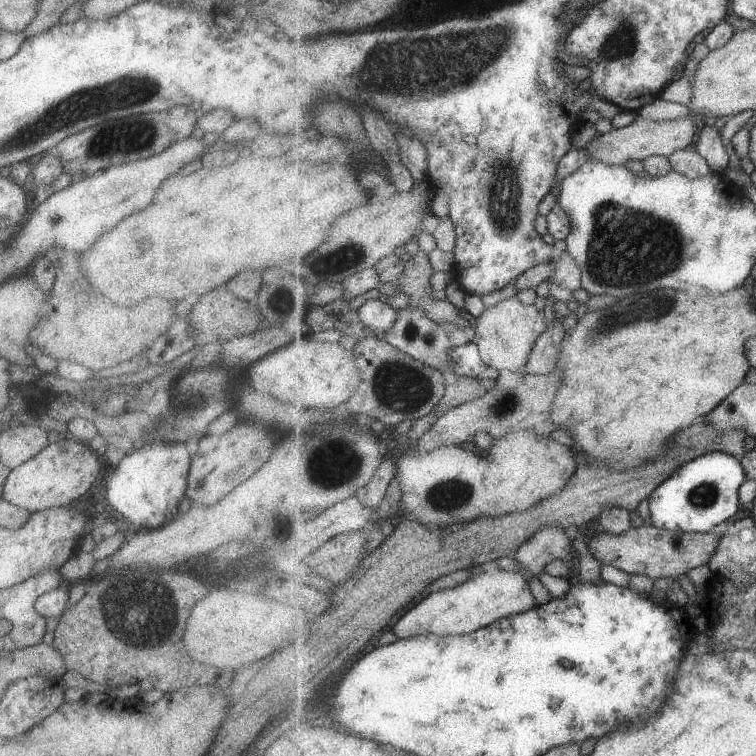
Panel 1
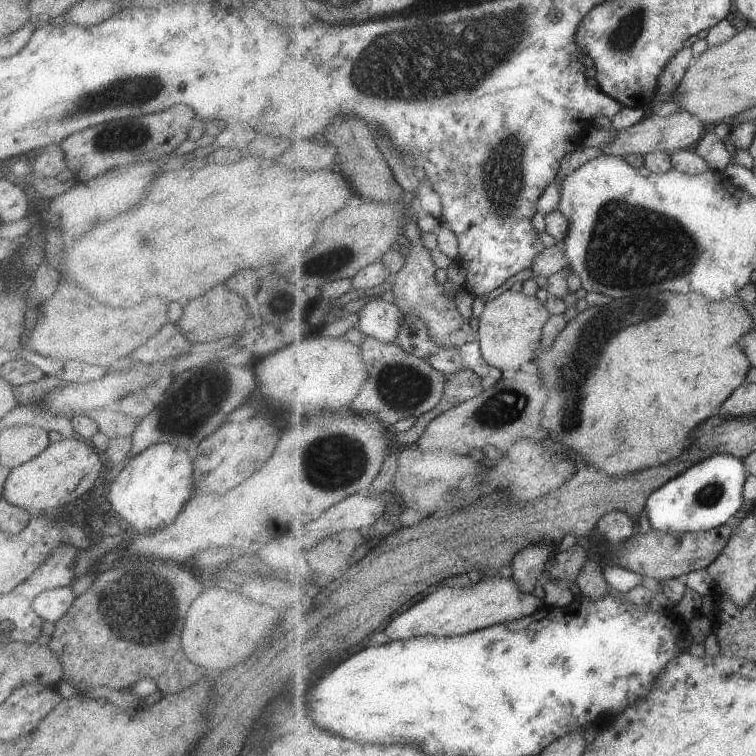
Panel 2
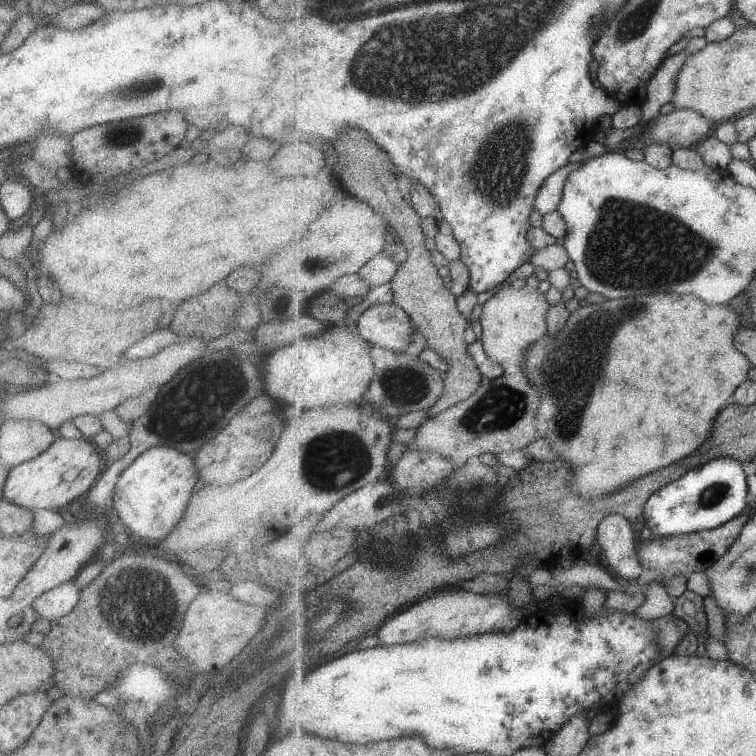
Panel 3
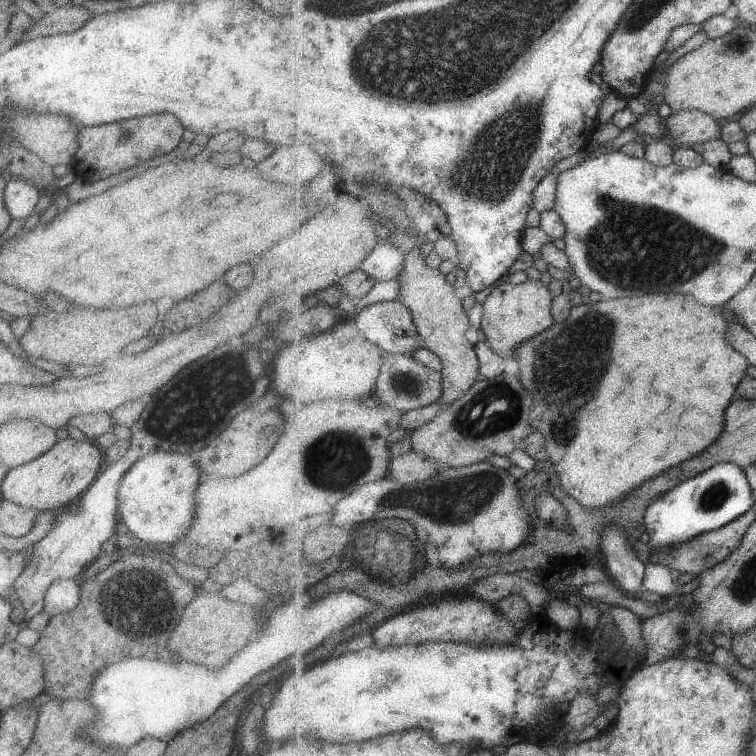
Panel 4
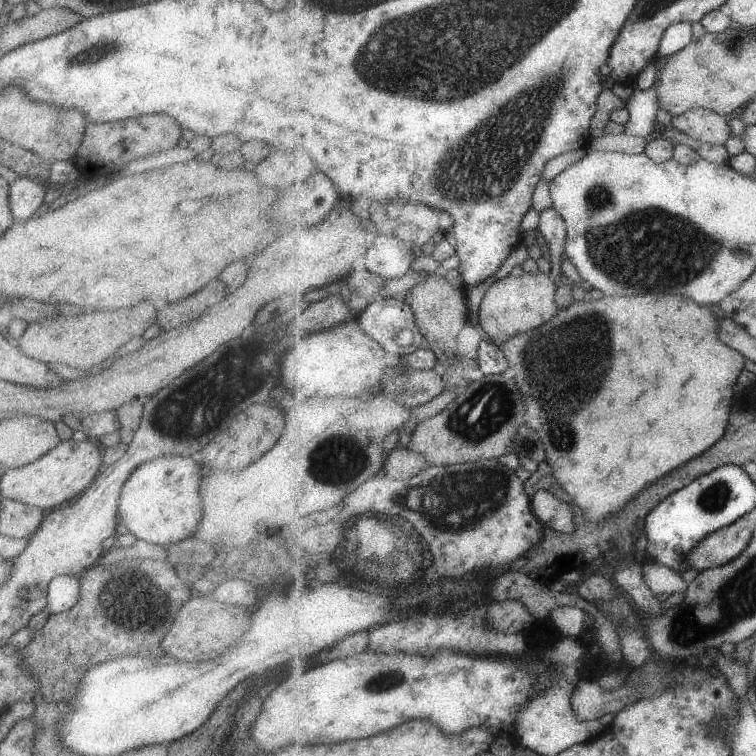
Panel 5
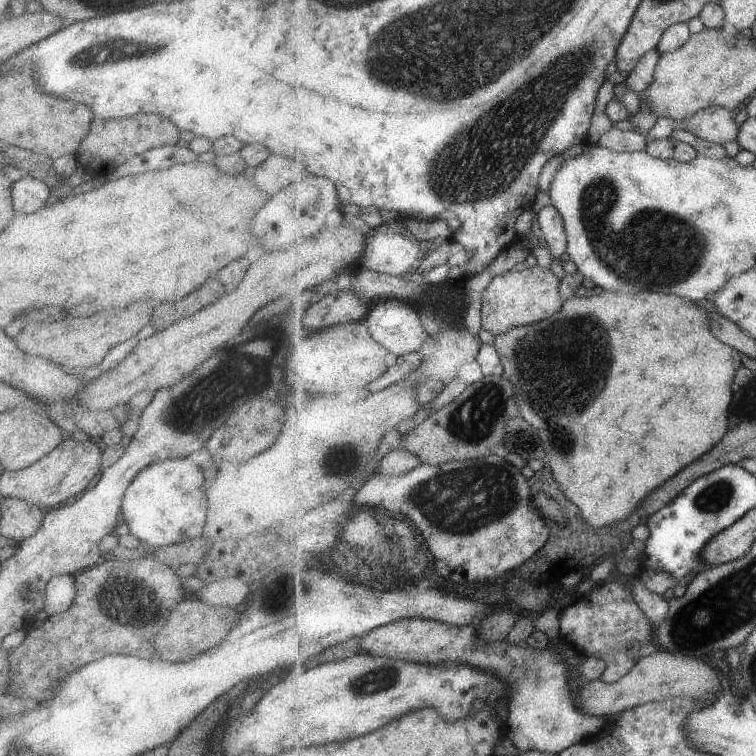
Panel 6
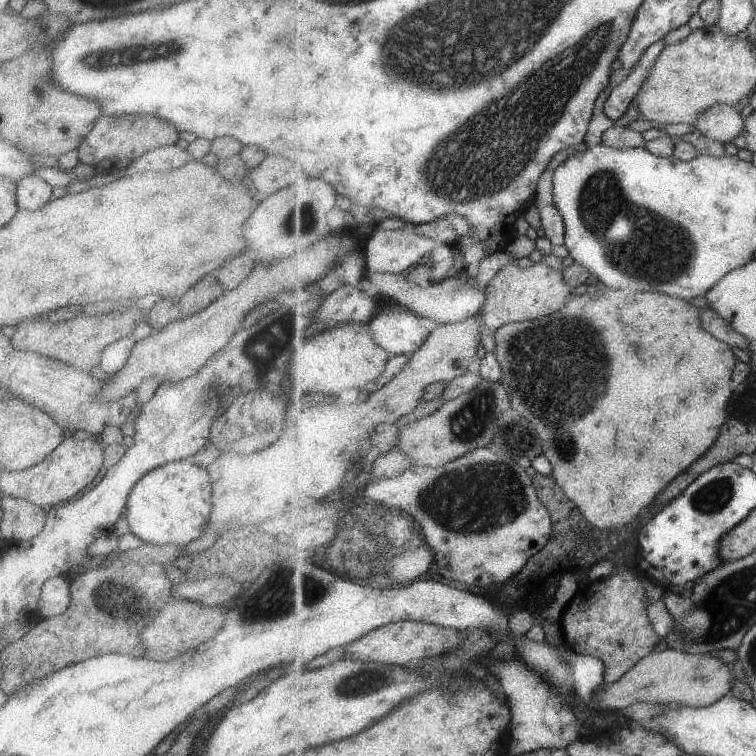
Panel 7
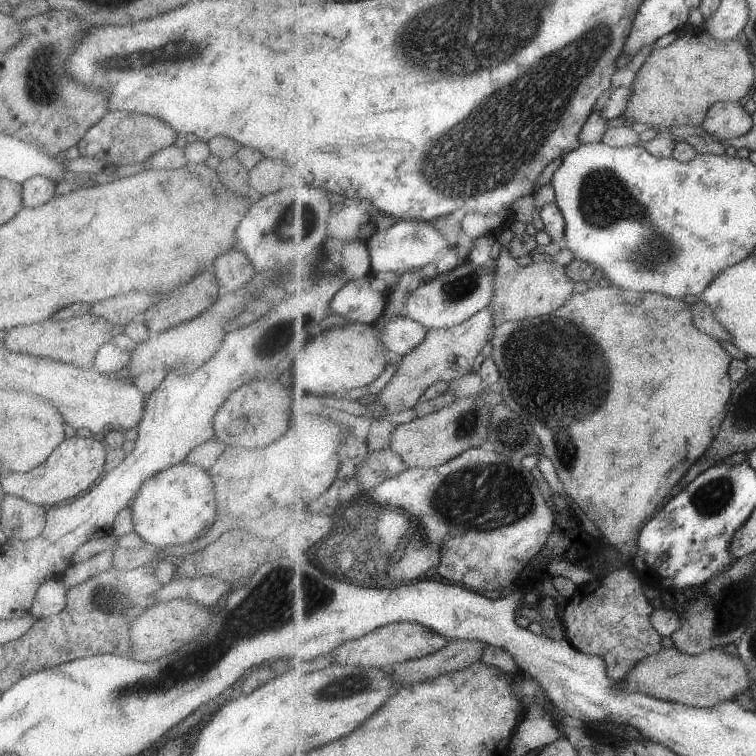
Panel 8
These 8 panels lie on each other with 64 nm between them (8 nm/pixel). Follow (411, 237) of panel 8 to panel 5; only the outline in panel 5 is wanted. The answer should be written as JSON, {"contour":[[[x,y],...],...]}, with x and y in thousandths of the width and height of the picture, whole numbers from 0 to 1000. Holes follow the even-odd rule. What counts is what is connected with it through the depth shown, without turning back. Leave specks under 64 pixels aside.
{"contour":[[[505,310],[495,313],[491,328],[481,339],[481,352],[487,358],[495,360],[497,364],[505,365],[508,369],[525,368],[533,365],[536,360],[542,358],[541,348],[546,344],[550,329],[541,331],[541,325],[528,317],[528,313]]]}

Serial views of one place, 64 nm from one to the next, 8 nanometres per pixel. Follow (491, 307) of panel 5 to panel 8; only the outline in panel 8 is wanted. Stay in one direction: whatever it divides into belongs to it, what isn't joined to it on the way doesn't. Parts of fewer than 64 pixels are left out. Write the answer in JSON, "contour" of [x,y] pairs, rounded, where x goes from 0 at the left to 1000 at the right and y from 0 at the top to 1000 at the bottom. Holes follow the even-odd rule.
{"contour":[[[663,332],[655,347],[657,347],[657,354],[653,370],[653,390],[647,403],[656,411],[657,431],[671,425],[688,425],[730,414],[733,410],[742,407],[749,399],[753,399],[753,394],[758,392],[761,373],[750,365],[750,357],[747,357],[749,343],[737,341],[734,347],[710,347],[687,352],[681,343],[669,339]]]}

